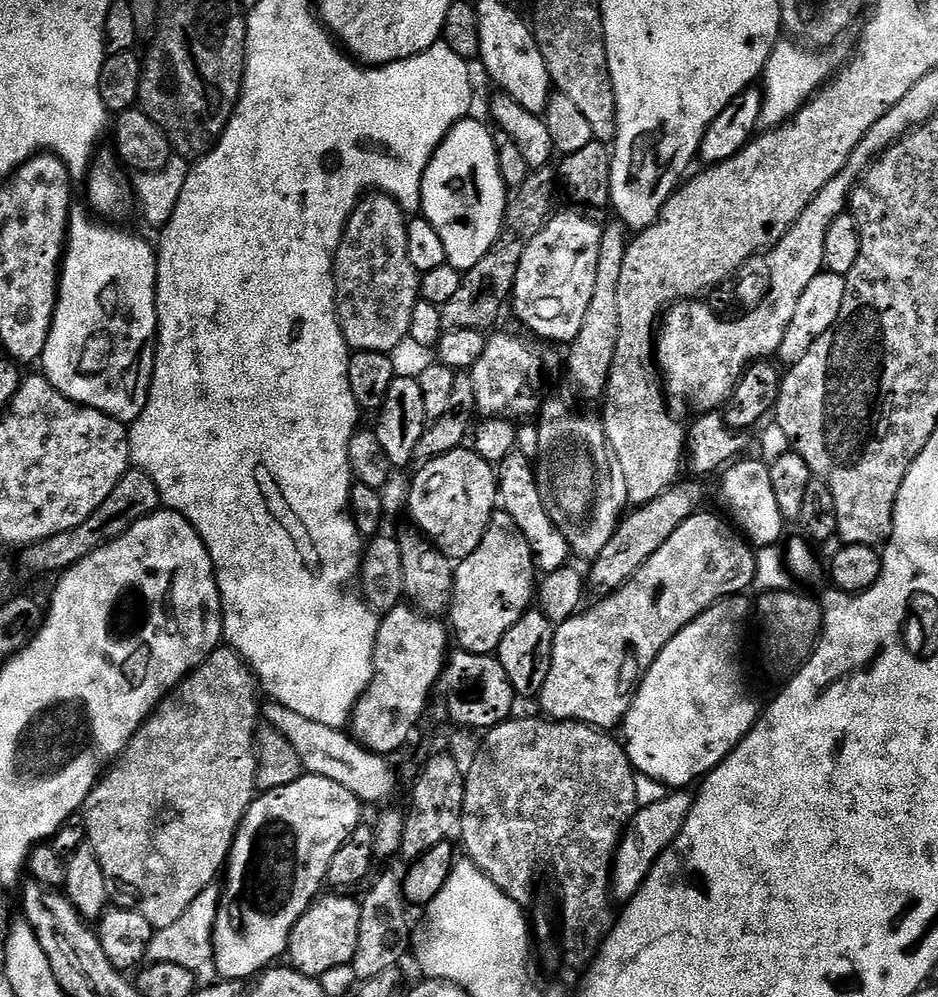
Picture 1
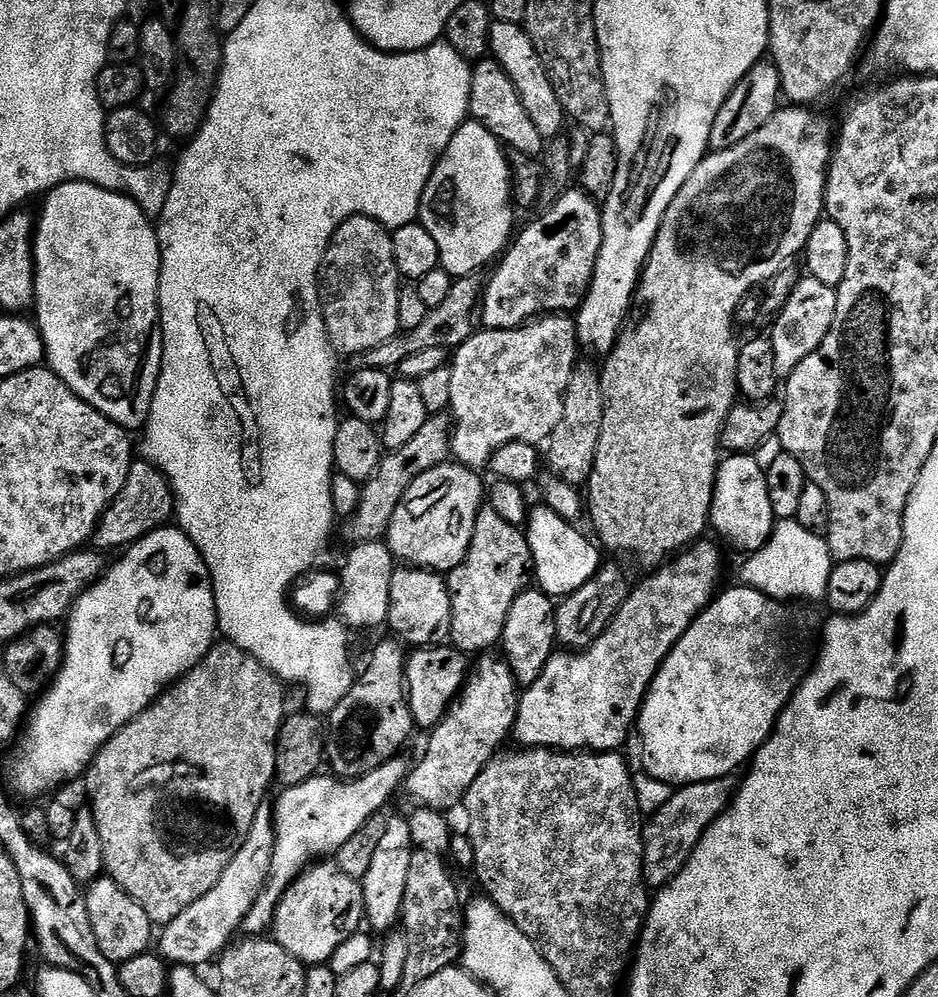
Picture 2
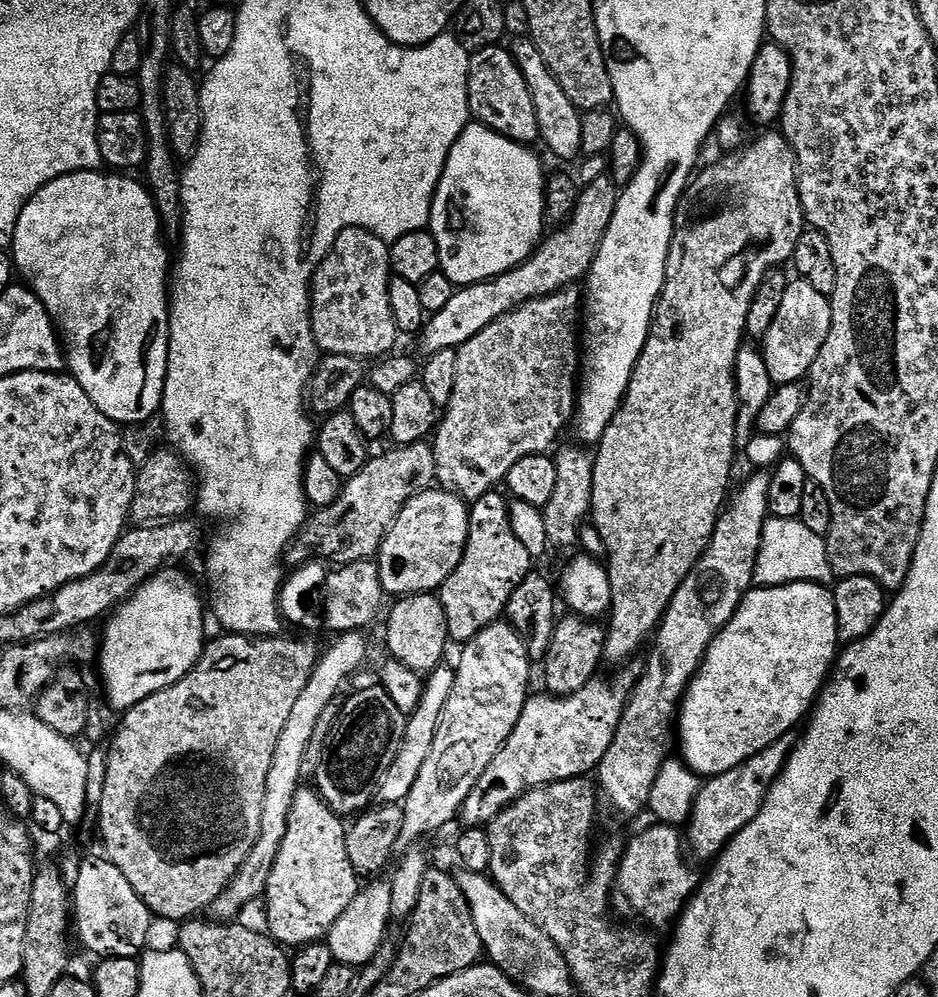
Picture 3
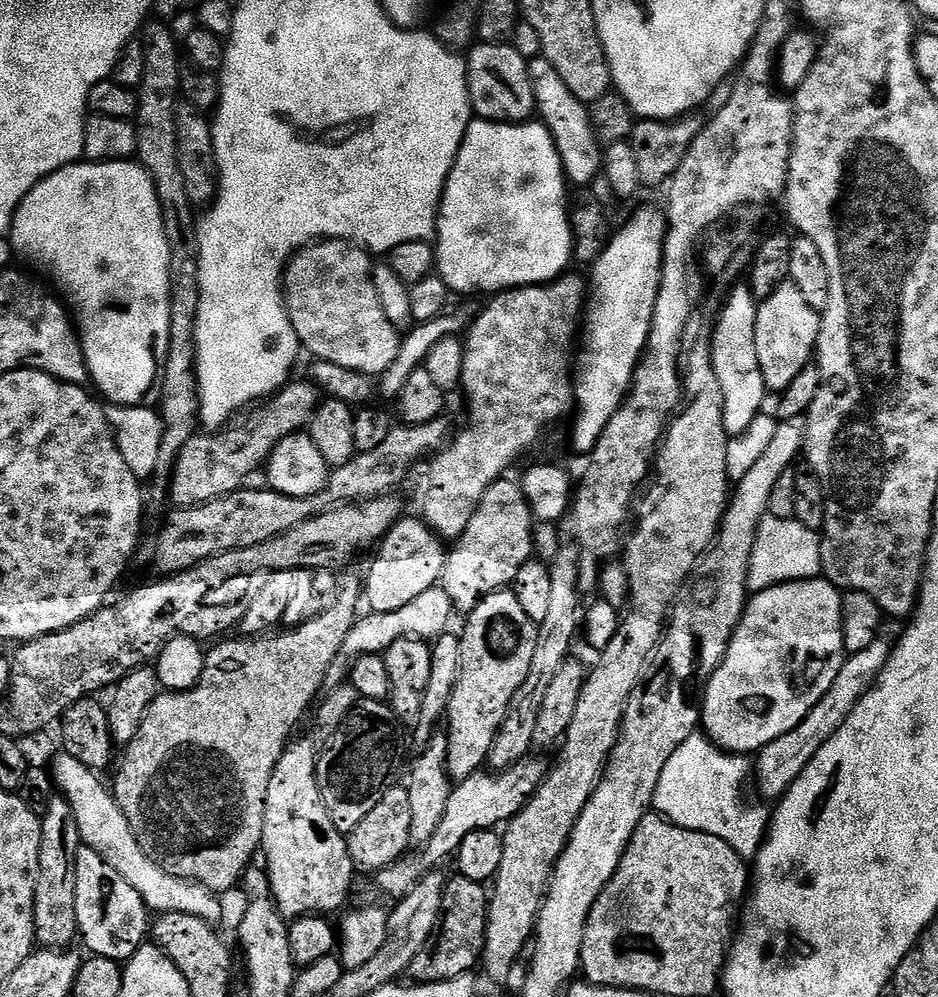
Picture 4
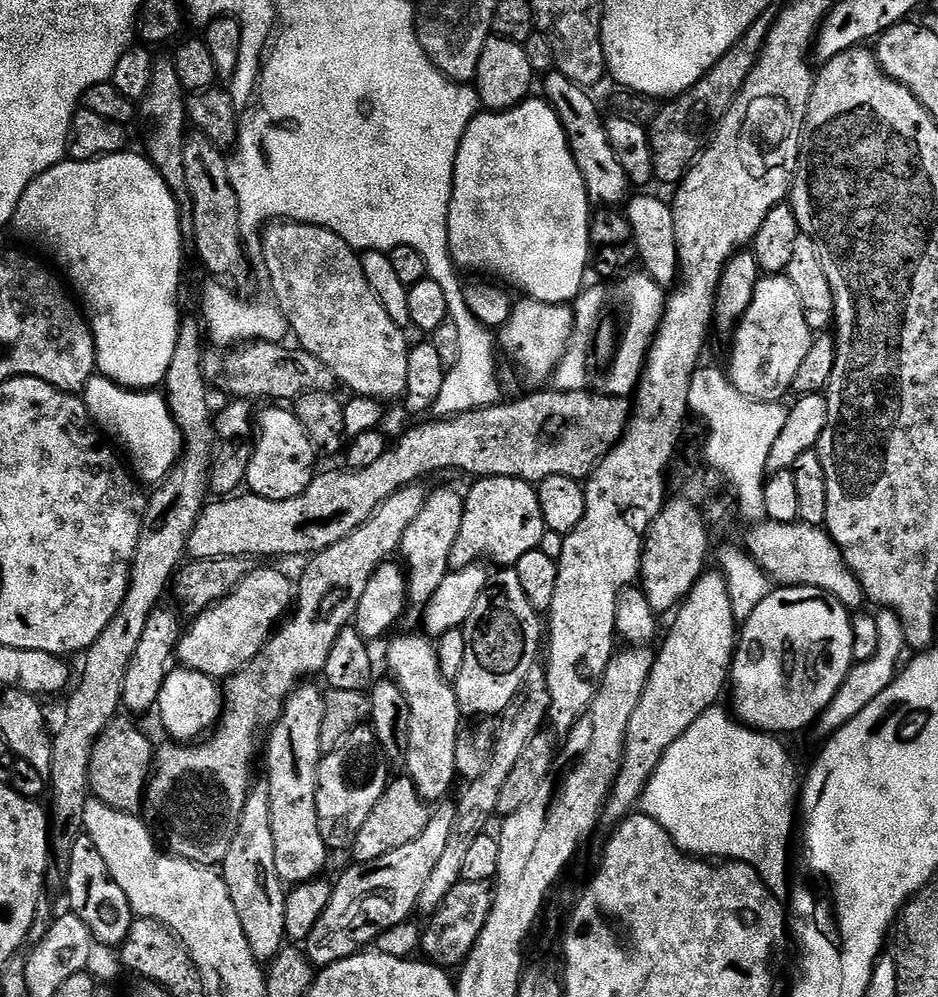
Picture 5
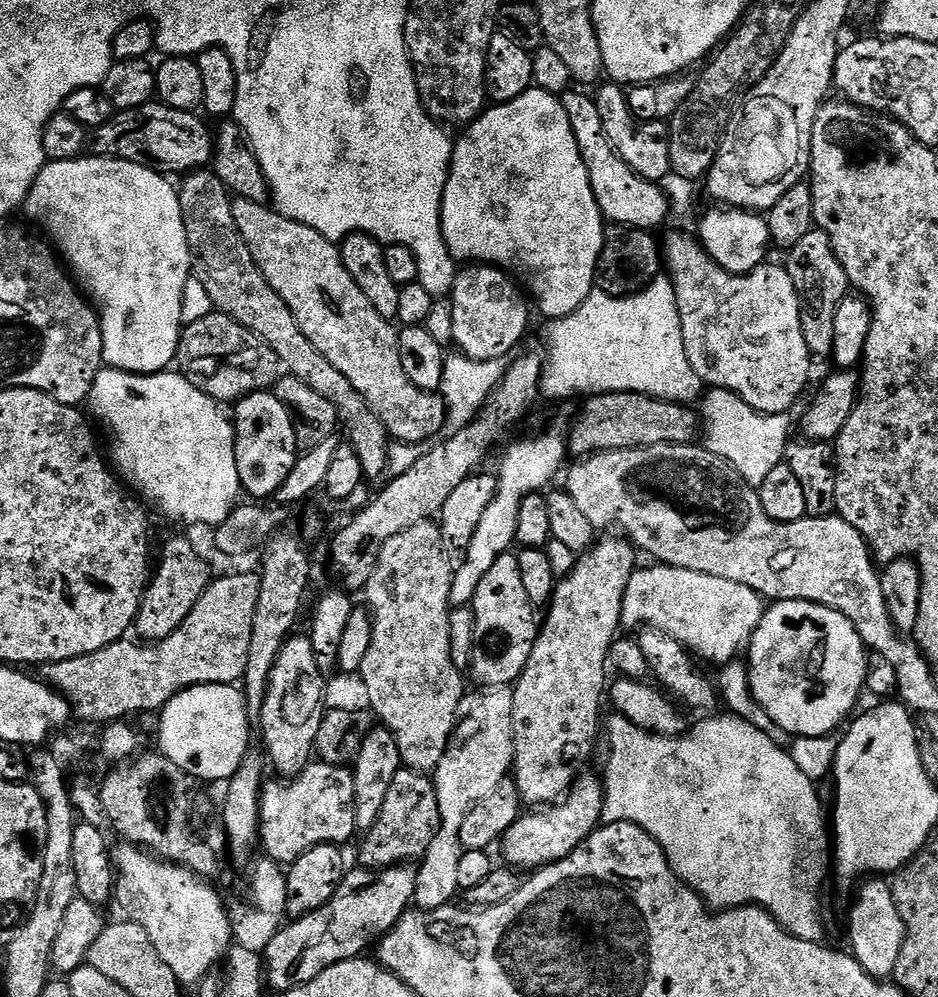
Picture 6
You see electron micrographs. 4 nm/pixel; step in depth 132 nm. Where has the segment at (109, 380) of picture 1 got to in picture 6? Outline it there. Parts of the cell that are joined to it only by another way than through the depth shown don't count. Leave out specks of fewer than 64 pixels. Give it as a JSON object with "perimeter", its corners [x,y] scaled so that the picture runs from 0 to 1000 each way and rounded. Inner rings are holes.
{"perimeter":[[[91,154],[79,160],[58,160],[48,163],[46,171],[41,175],[38,185],[30,193],[28,210],[30,209],[31,219],[36,224],[44,225],[51,232],[52,238],[50,237],[50,240],[54,242],[59,252],[66,258],[67,264],[75,270],[80,284],[87,290],[88,296],[100,306],[102,315],[107,318],[111,365],[114,368],[124,369],[128,373],[143,373],[146,375],[174,373],[187,362],[188,350],[192,348],[194,299],[205,272],[205,256],[200,254],[198,231],[196,230],[196,220],[192,210],[192,198],[189,190],[187,188],[182,189],[178,184],[182,185],[172,174],[147,166],[143,162],[116,160],[114,156]]]}

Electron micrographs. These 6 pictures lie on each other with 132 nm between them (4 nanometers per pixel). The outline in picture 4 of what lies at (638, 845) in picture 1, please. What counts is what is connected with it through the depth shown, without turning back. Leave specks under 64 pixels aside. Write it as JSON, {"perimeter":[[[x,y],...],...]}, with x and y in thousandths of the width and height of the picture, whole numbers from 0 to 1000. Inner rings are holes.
{"perimeter":[[[946,641],[934,642],[923,652],[915,652],[907,655],[901,661],[898,672],[893,672],[893,680],[889,680],[889,688],[881,692],[878,699],[867,708],[864,716],[842,732],[842,736],[834,736],[834,740],[825,740],[816,750],[811,750],[804,758],[804,786],[810,789],[809,801],[814,804],[830,803],[833,798],[842,792],[842,788],[864,768],[864,760],[885,744],[885,740],[902,724],[904,717],[910,712],[910,708],[925,695],[925,691],[934,685],[938,673],[947,663],[949,646]]]}

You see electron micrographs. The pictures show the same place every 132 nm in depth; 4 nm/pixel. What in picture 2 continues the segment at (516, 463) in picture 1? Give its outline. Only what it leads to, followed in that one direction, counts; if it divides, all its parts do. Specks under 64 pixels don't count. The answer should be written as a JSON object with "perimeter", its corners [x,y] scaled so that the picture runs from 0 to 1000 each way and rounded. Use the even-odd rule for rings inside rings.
{"perimeter":[[[579,506],[570,507],[564,513],[559,535],[565,548],[567,576],[572,589],[584,598],[600,600],[608,597],[612,592],[619,591],[642,569],[641,551],[633,544],[632,547],[618,532]]]}

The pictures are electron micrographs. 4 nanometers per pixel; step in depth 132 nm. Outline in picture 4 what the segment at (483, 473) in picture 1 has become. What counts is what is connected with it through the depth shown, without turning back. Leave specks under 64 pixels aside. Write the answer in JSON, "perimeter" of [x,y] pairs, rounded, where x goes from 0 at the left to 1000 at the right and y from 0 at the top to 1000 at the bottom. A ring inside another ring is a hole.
{"perimeter":[[[428,520],[400,551],[401,559],[392,570],[392,583],[389,581],[386,586],[387,601],[397,614],[429,612],[429,608],[441,604],[446,596],[454,596],[454,592],[466,589],[469,585],[475,557],[474,543],[451,521],[435,521]]]}

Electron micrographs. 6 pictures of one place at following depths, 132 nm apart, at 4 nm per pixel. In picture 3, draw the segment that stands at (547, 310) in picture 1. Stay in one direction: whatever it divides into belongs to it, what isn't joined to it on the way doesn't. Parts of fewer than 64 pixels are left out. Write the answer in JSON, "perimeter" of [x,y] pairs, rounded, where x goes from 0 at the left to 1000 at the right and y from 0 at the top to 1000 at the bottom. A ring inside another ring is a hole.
{"perimeter":[[[645,175],[638,179],[638,183],[629,183],[629,187],[620,190],[606,224],[585,232],[562,261],[557,262],[548,271],[528,277],[525,281],[491,288],[482,296],[480,303],[471,307],[471,311],[455,318],[446,337],[449,358],[462,357],[467,355],[467,351],[477,349],[489,351],[494,345],[501,343],[501,339],[514,335],[518,327],[522,327],[541,313],[547,313],[552,307],[617,286],[631,271],[642,239],[657,214],[658,200],[659,186],[654,183],[651,176]]]}

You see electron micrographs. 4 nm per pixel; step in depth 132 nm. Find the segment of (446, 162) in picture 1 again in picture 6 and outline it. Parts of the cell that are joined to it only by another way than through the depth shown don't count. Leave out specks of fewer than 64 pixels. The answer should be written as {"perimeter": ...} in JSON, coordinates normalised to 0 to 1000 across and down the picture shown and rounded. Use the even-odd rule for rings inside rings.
{"perimeter":[[[568,86],[544,102],[529,104],[513,112],[491,132],[495,133],[491,134],[490,140],[488,136],[482,149],[482,165],[478,172],[478,182],[475,183],[475,191],[471,199],[471,211],[469,212],[474,247],[487,263],[506,263],[512,267],[528,267],[534,271],[557,274],[558,279],[564,281],[562,292],[565,297],[567,293],[568,298],[566,297],[566,300],[570,310],[572,307],[584,321],[607,317],[612,311],[618,309],[620,303],[633,292],[636,263],[640,261],[641,249],[644,246],[646,222],[641,215],[636,200],[633,199],[632,188],[629,187],[628,173],[616,153],[616,144],[612,139],[611,130],[608,129],[608,120],[596,97],[583,94],[577,88]]]}

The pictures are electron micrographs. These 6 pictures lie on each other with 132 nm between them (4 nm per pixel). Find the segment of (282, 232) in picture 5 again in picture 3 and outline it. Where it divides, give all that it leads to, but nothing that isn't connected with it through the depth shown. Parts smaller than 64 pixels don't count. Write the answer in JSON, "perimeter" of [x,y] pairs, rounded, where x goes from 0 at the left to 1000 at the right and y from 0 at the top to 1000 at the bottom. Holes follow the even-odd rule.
{"perimeter":[[[370,229],[365,231],[365,235],[360,235],[356,247],[348,255],[345,262],[338,267],[337,274],[333,276],[330,316],[337,348],[342,354],[352,357],[376,357],[392,363],[398,359],[408,359],[421,350],[418,348],[422,345],[424,334],[414,295],[414,285],[419,279],[415,248],[415,242],[403,239],[394,231]]]}

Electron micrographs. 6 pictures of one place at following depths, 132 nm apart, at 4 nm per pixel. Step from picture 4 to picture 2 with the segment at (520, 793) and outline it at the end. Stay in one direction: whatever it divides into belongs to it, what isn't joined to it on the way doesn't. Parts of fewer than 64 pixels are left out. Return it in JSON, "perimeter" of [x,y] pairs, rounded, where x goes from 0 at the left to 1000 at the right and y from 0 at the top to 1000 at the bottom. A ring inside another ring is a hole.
{"perimeter":[[[743,544],[729,551],[728,554],[715,559],[711,564],[698,571],[679,590],[675,589],[671,593],[670,598],[663,604],[663,608],[659,612],[659,616],[655,616],[655,620],[650,624],[650,628],[646,628],[646,632],[625,651],[614,652],[593,652],[590,653],[588,659],[582,664],[582,668],[578,672],[578,676],[574,680],[574,684],[562,687],[558,691],[557,697],[552,702],[550,712],[550,728],[548,731],[548,742],[550,738],[551,747],[561,750],[587,750],[590,752],[604,752],[608,754],[617,754],[626,752],[629,754],[655,754],[664,751],[664,746],[668,744],[670,737],[675,737],[676,727],[679,725],[682,709],[687,707],[687,700],[691,697],[691,690],[695,687],[695,682],[699,678],[700,672],[708,662],[714,656],[716,649],[727,640],[727,636],[731,636],[733,629],[738,627],[738,623],[759,605],[764,597],[765,589],[763,585],[768,582],[768,554],[759,546],[751,546],[752,544]]]}

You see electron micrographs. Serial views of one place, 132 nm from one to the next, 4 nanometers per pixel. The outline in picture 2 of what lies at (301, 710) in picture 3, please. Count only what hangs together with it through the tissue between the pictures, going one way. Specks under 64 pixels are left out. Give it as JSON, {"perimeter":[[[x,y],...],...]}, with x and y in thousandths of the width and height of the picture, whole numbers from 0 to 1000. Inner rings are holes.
{"perimeter":[[[278,808],[271,816],[271,828],[267,828],[267,837],[262,837],[262,845],[249,857],[245,869],[232,881],[228,893],[224,897],[215,897],[211,905],[198,909],[190,921],[174,928],[168,939],[168,955],[183,969],[214,969],[221,963],[229,964],[238,956],[249,940],[257,934],[262,917],[271,907],[281,883],[288,873],[290,854],[294,844],[294,827],[289,809]]]}

